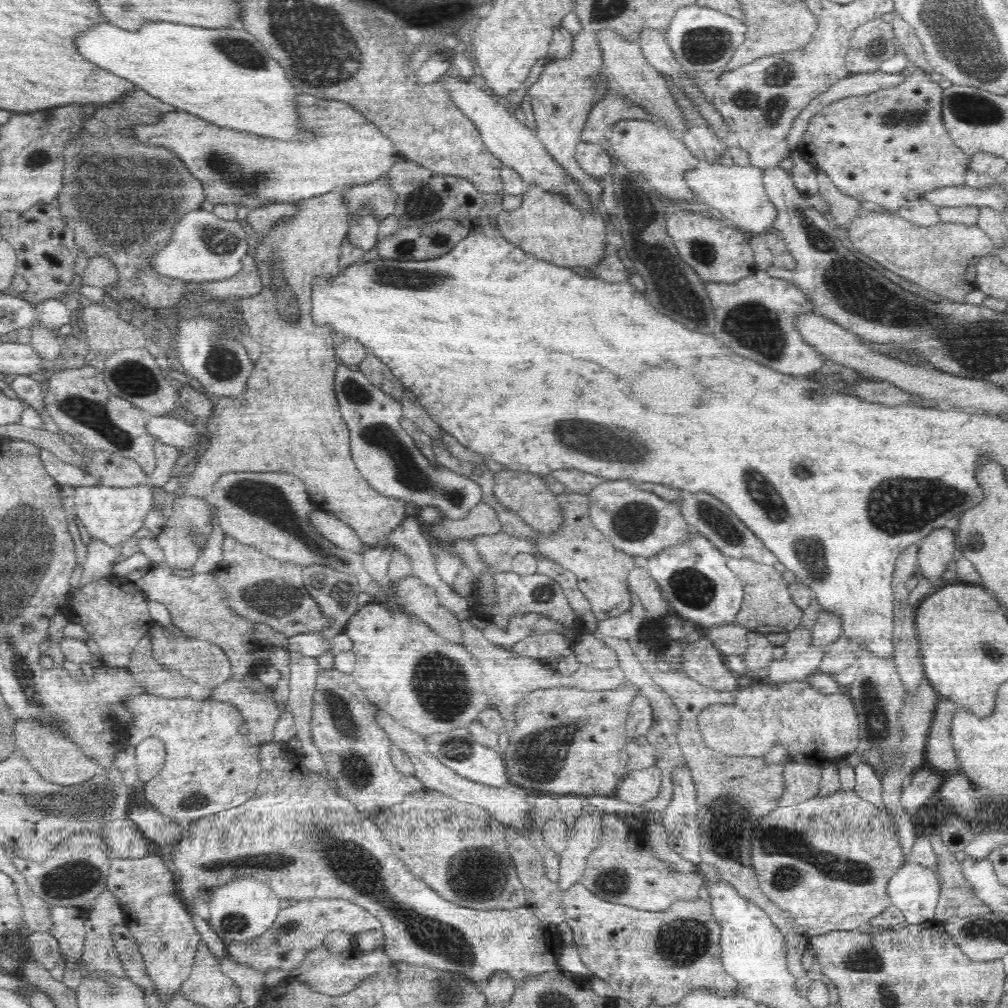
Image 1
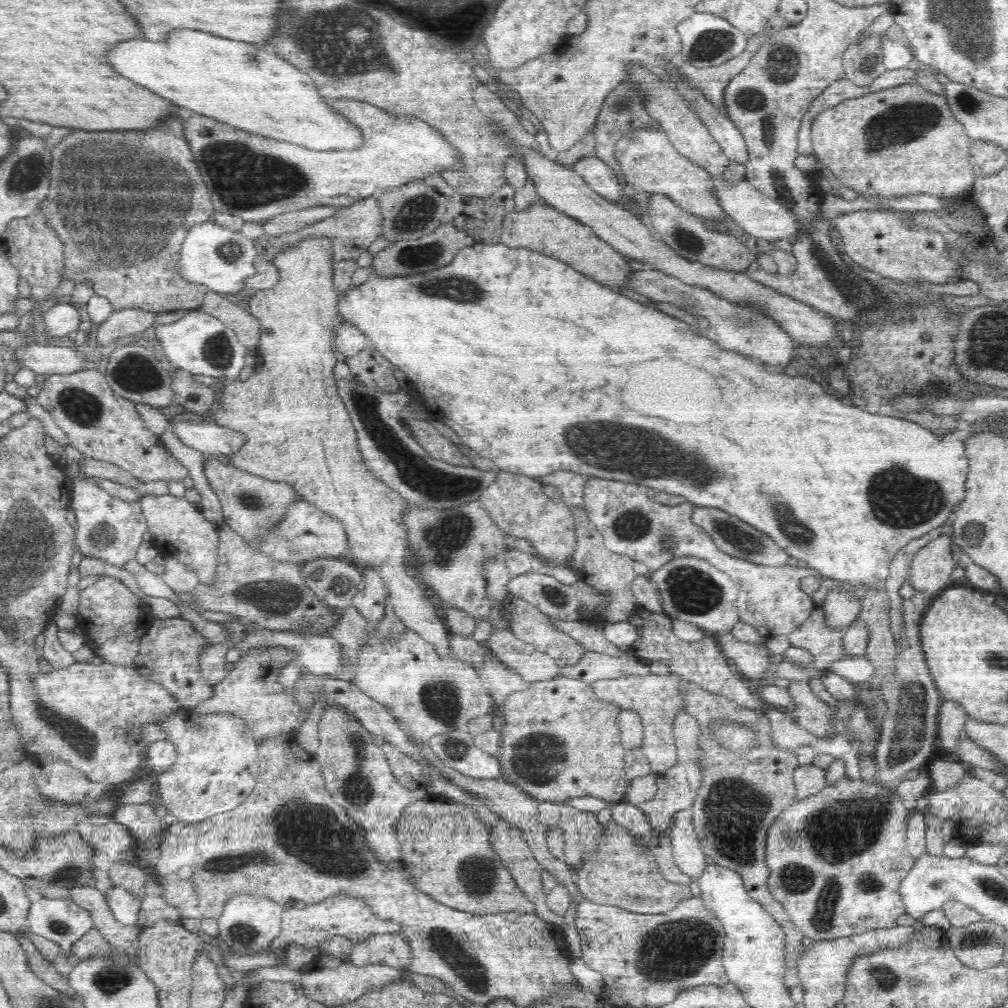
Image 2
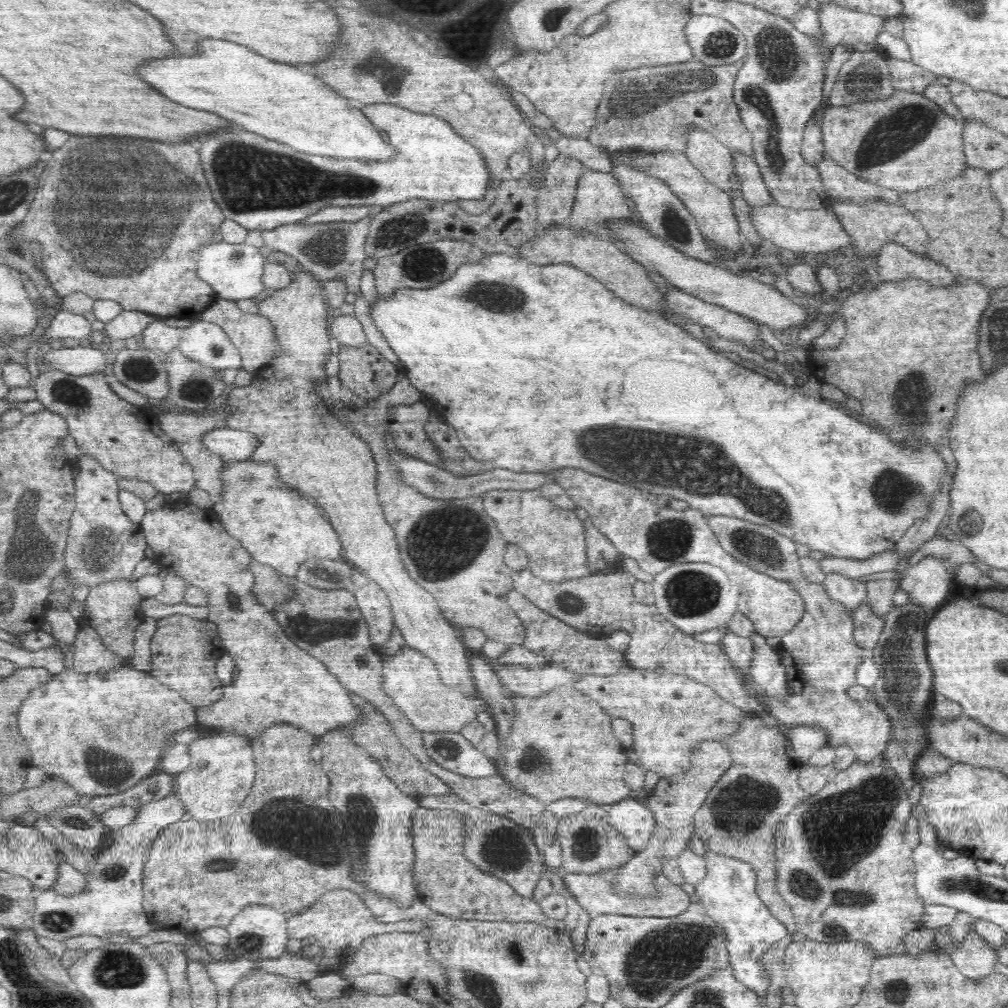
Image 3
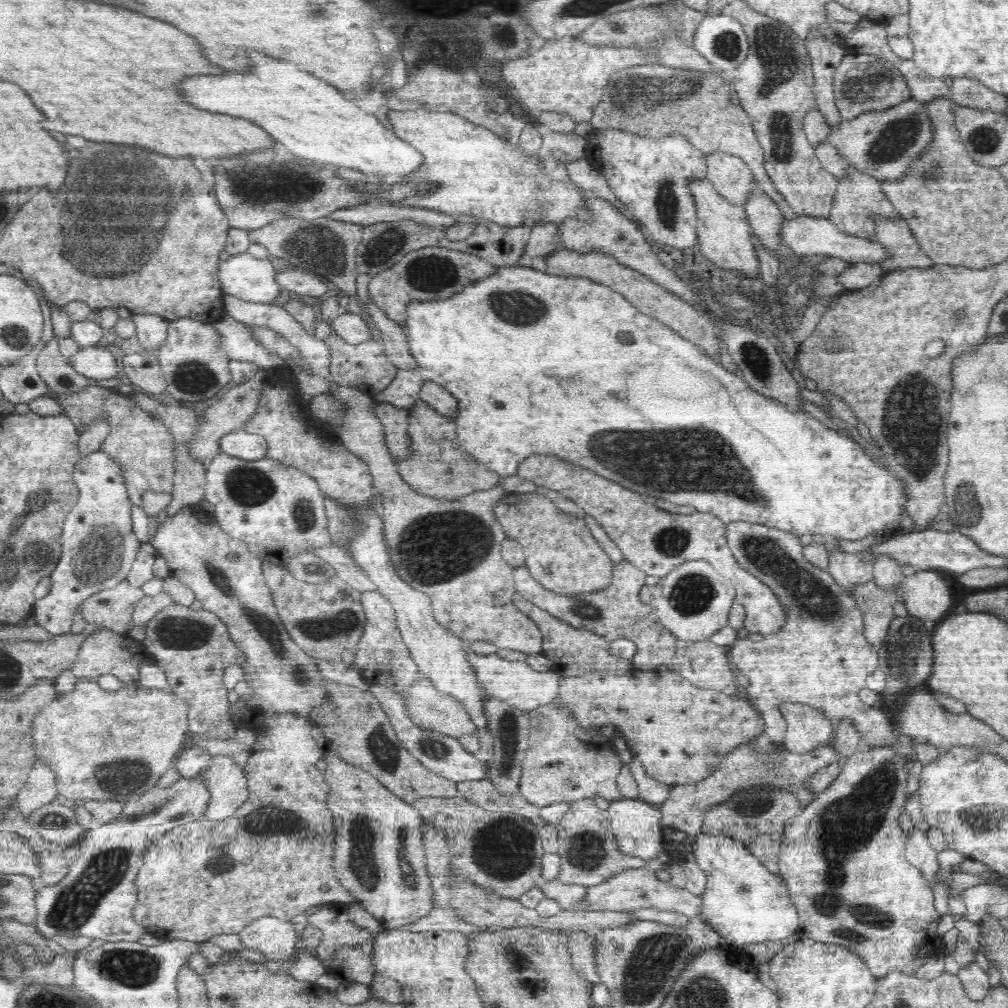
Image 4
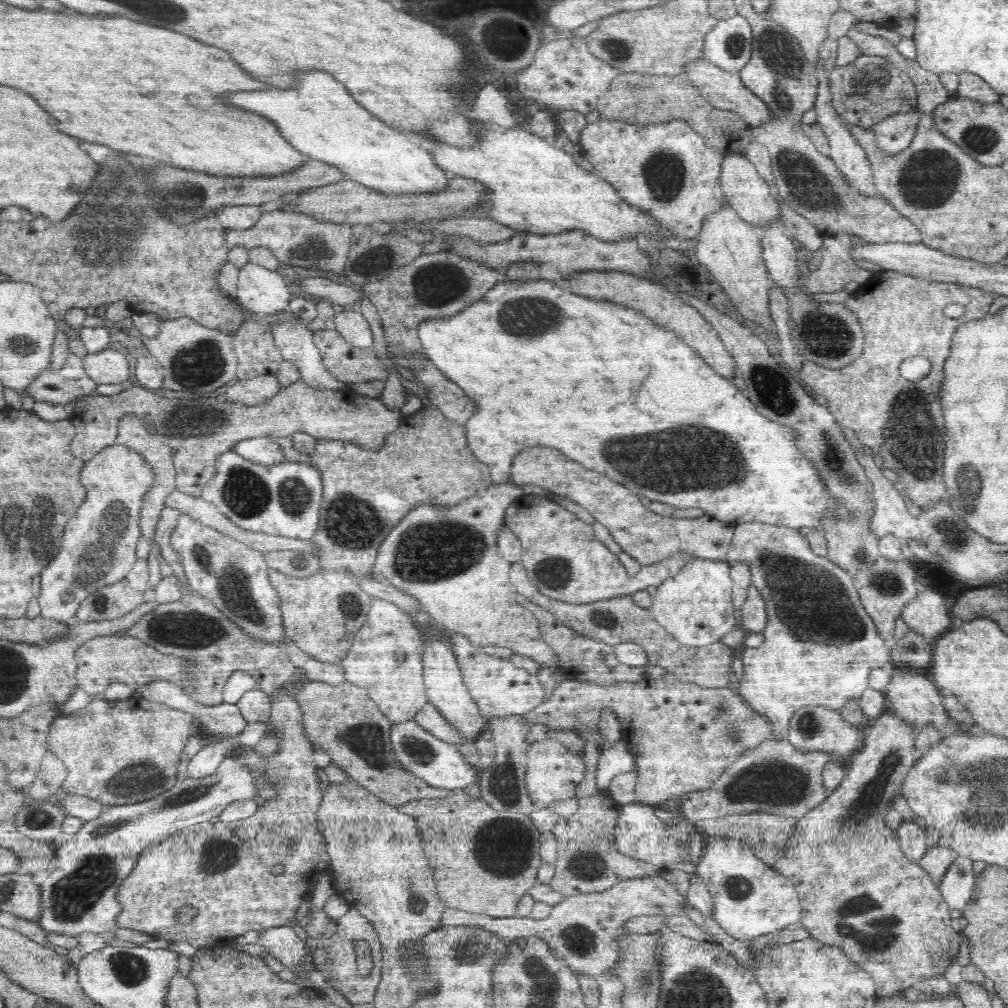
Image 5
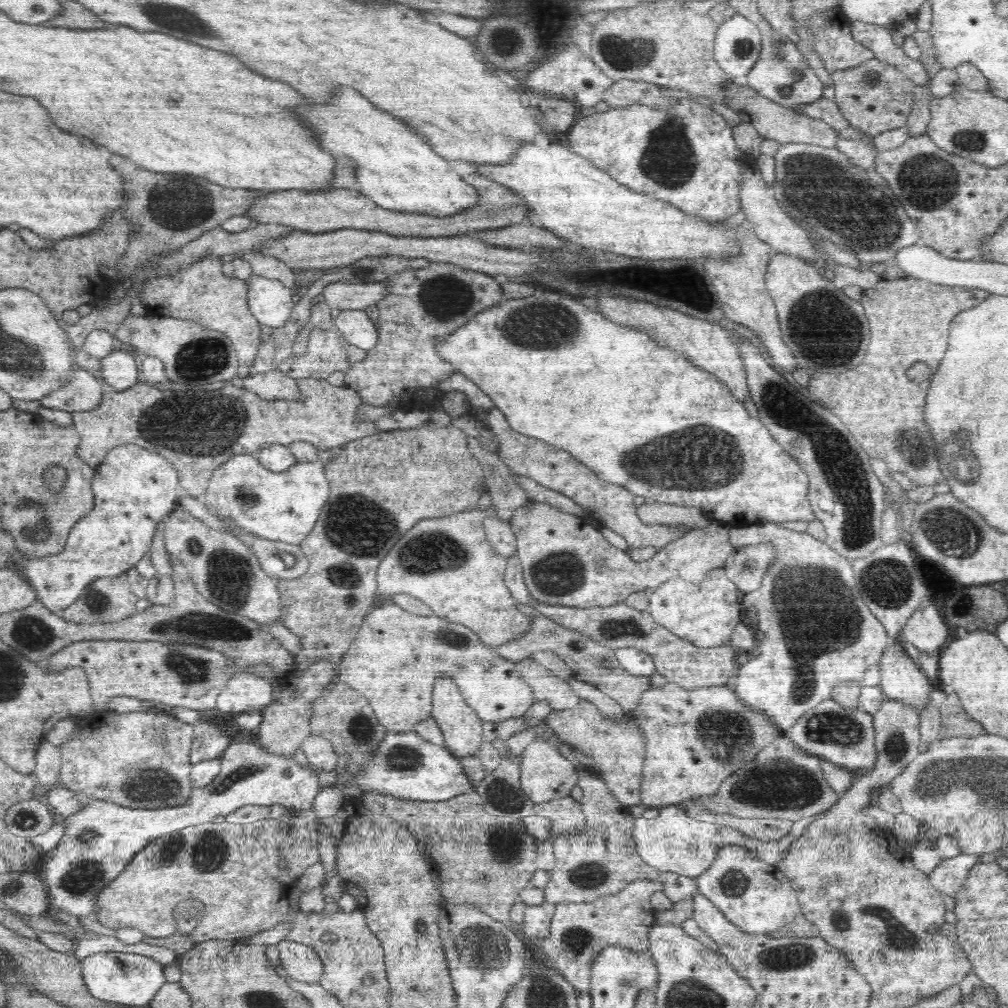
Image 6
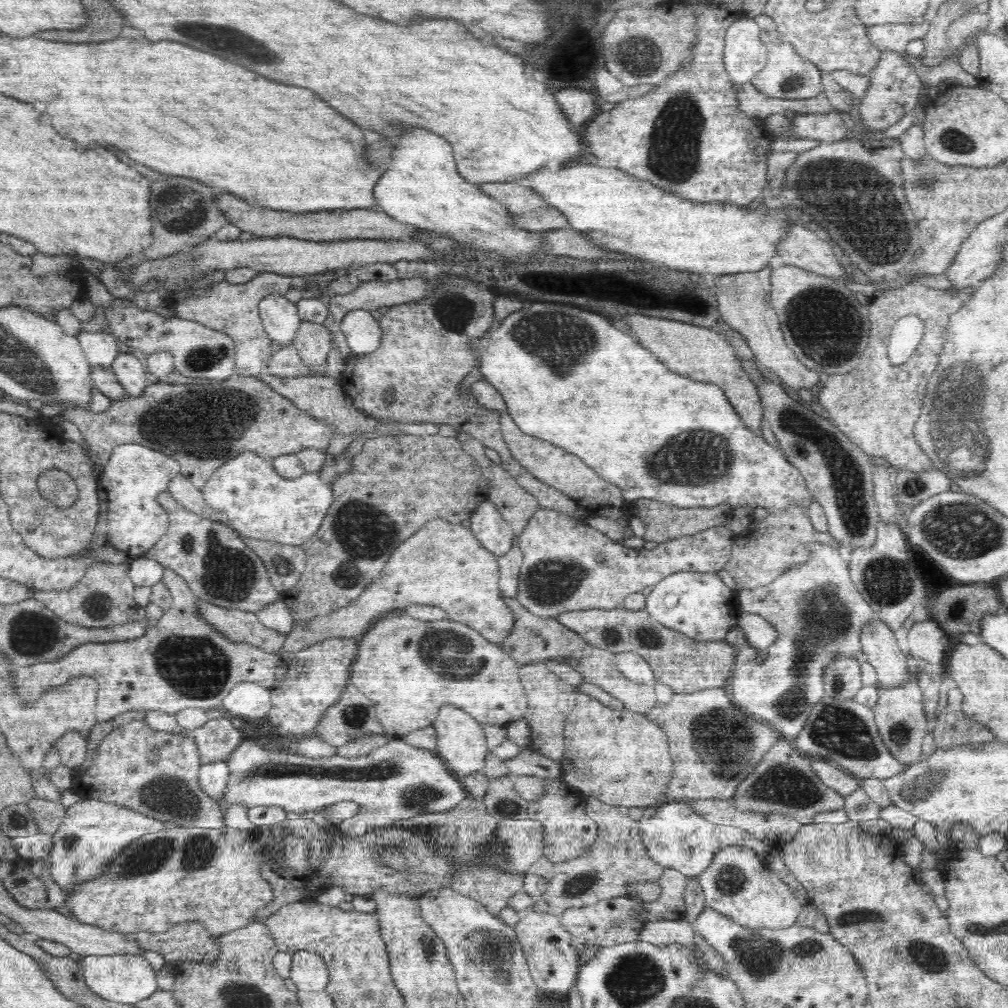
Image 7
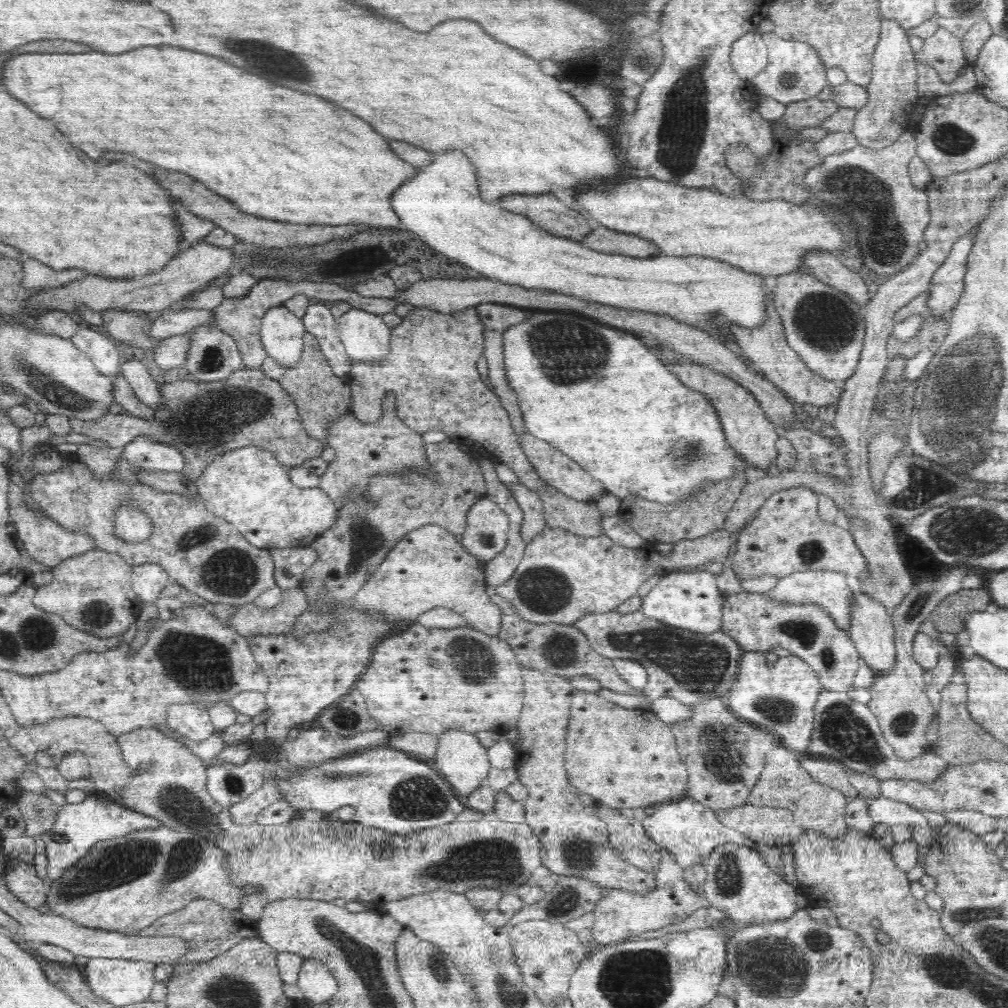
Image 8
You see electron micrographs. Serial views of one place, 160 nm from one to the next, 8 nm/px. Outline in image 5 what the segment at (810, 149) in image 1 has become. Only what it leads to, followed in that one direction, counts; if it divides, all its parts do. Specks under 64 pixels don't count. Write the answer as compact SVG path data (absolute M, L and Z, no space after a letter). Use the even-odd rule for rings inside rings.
M916 110L887 116L880 123L866 130L872 131L876 136L876 146L880 151L895 156L913 142L921 115Z

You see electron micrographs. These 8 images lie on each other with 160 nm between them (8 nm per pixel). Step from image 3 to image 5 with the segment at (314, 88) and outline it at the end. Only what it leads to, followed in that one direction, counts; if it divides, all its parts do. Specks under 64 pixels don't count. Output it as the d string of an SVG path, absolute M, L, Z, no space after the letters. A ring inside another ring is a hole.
M302 72L292 88L230 92L222 102L268 118L298 152L336 166L346 178L387 196L442 192L449 183L450 174L444 176L426 150L378 120L326 72Z

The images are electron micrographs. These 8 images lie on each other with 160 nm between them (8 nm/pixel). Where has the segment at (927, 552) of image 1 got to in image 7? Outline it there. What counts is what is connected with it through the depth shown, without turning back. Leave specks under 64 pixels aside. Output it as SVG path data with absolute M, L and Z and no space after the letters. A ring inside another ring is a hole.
M932 618L925 622L917 622L908 632L908 645L910 648L910 657L918 656L930 664L940 664L944 660L944 656L948 654L948 650L954 642L954 638L949 637L945 631Z

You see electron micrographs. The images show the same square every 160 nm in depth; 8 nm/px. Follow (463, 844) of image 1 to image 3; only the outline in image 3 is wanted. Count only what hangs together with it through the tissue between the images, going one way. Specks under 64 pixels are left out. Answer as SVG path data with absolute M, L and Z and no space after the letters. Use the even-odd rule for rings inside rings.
M418 807L412 815L411 839L416 852L413 866L414 886L430 909L462 920L490 922L546 922L538 902L526 899L502 879L482 872L464 856L462 815L452 809ZM454 858L454 866L452 866Z

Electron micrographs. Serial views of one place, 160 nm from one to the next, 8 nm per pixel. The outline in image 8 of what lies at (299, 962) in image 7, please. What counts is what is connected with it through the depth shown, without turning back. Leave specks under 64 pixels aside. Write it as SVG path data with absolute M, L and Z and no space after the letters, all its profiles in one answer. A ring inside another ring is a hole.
M308 958L302 961L297 986L312 1003L326 1003L338 990L338 983L326 963Z

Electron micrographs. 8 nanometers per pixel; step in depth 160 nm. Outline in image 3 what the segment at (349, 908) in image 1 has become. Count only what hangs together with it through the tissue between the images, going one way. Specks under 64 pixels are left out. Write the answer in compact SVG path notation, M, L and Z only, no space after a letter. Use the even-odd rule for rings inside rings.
M345 889L328 892L301 913L293 914L293 916L287 918L287 923L290 939L296 938L303 941L304 938L312 936L320 942L323 949L323 959L320 964L322 970L333 968L338 963L338 956L341 951L346 947L352 947L357 951L362 941L368 937L392 932L420 933L425 928L425 922L421 918L400 920L395 923L378 922L372 916L370 909L364 904L363 899Z

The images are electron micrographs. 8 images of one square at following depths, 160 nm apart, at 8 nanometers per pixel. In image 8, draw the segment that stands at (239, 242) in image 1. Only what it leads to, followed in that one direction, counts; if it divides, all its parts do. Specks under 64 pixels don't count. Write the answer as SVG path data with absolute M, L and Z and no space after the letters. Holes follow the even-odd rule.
M284 305L269 308L262 317L260 340L268 357L286 368L294 366L302 354L305 326Z

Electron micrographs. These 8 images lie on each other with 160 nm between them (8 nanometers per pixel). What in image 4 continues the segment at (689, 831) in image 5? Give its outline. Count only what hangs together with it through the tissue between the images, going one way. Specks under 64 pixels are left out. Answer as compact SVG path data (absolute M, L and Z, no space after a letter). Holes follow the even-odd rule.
M620 799L611 801L609 819L612 832L616 837L618 849L624 854L634 855L647 861L649 858L658 856L666 849L666 838L661 830L662 813L658 806L647 803L642 799Z

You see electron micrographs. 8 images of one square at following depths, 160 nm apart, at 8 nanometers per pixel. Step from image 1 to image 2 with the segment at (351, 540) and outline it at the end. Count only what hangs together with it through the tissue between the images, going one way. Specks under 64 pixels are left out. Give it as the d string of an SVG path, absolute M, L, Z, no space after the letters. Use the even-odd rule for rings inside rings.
M300 499L286 508L286 514L280 518L280 522L274 526L274 532L264 534L266 540L258 548L264 554L270 554L281 564L284 562L304 564L312 559L332 558L336 559L348 551L348 539L344 530L344 523L338 522L334 517L318 510L310 502Z

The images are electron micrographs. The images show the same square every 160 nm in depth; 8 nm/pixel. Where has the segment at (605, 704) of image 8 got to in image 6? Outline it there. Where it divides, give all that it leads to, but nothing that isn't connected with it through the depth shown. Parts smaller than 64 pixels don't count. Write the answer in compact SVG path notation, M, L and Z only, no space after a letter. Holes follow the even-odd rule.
M584 699L576 706L551 711L544 722L552 728L561 742L594 759L596 766L590 767L589 770L606 783L606 787L610 789L609 796L614 796L619 804L627 807L641 803L640 785L643 779L647 741L636 722L626 715L618 720L610 720L602 716L597 706Z

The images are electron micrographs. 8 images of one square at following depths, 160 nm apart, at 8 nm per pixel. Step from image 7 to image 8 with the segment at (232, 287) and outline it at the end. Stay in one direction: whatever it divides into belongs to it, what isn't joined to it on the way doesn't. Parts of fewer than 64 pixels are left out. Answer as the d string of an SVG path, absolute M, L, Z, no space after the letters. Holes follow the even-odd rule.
M260 279L252 288L248 294L245 294L242 298L230 299L224 297L221 304L211 310L211 324L218 327L220 330L226 332L230 336L233 336L238 350L241 352L242 362L244 367L256 368L256 366L262 366L262 362L268 357L264 345L260 340L260 328L261 320L264 313L272 307L282 305L292 296L297 294L305 294L308 297L318 298L318 300L348 302L352 308L357 308L370 314L383 315L387 312L393 312L393 308L403 302L399 300L387 299L387 298L370 298L360 296L357 292L347 291L340 288L337 284L332 282L290 282L280 279Z

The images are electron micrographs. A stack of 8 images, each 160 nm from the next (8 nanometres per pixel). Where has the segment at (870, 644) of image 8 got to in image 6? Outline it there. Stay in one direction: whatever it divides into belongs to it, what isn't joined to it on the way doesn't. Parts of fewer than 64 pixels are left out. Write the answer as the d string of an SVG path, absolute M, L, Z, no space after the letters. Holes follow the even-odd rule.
M897 642L887 646L880 658L882 691L886 699L899 700L918 710L924 710L930 702L934 685L924 675L921 667L911 659Z

